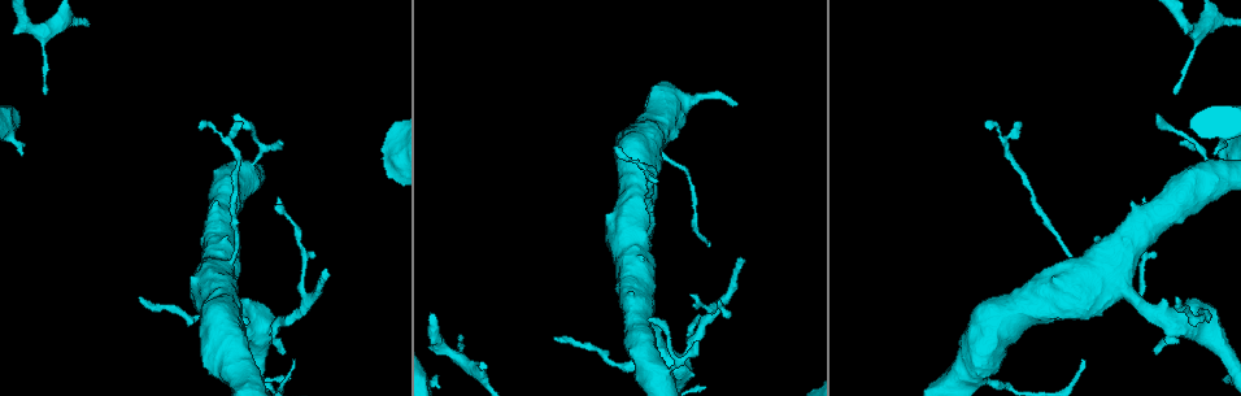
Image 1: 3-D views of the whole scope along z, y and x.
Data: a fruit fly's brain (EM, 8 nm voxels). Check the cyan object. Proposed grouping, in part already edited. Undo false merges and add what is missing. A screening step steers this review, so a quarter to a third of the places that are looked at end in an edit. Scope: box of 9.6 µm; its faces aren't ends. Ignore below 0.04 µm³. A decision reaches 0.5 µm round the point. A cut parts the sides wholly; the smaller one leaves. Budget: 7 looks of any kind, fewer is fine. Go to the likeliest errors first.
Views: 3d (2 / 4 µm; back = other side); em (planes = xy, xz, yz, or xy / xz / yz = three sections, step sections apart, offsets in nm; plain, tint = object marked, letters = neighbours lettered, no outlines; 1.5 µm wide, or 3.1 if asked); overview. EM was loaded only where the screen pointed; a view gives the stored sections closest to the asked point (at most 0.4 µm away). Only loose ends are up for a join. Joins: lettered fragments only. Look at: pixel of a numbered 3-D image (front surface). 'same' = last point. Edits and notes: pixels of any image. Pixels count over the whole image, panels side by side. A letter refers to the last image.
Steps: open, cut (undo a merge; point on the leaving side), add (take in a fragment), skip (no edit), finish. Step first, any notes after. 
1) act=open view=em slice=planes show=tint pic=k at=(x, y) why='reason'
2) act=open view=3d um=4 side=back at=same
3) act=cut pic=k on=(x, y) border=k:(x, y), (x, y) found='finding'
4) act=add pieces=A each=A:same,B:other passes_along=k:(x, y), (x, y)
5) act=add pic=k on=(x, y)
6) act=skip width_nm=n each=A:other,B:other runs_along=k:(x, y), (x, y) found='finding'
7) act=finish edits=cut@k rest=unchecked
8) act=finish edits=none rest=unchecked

act=open view=em slice=planes show=letters pic=1 at=(697, 319) why='an open end'

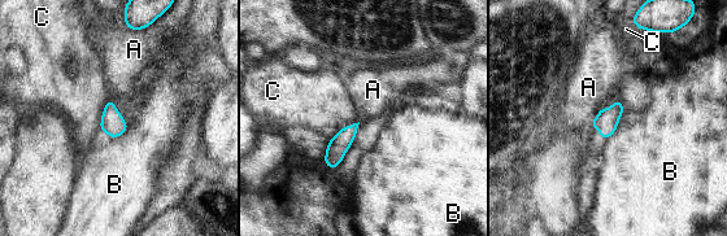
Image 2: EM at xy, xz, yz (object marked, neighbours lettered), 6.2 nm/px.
act=skip width_nm=150 each=A:other,B:other,C:other border=2:(625, 109), (617, 129), (605, 140) found='none of them fits'

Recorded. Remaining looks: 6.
act=open view=em slice=yz step=4 show=tint pic=1 at=(327, 270) why='an open end'

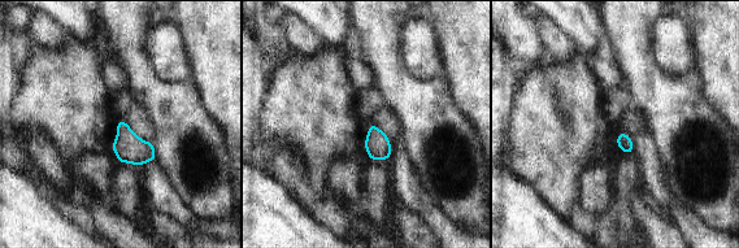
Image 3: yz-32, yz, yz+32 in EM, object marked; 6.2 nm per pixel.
act=open view=em slice=yz step=4 show=letters at=same why='see the neighbours'

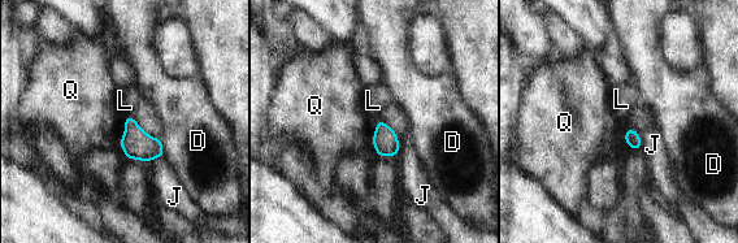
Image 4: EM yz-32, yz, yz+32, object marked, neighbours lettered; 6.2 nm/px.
act=skip each=D:other,J:other,L:other,Q:other border=4:(130, 115), (120, 140), (126, 157) found='no lettered fragment goes on from it'

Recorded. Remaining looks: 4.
act=open view=em slice=yz step=4 show=letters pic=1 at=(556, 337) why='an open end'

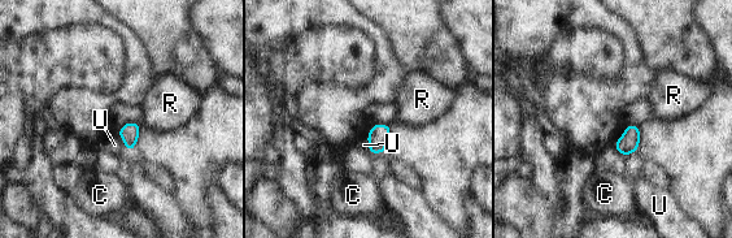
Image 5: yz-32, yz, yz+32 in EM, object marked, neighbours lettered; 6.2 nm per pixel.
act=open view=em slice=planes show=letters at=same

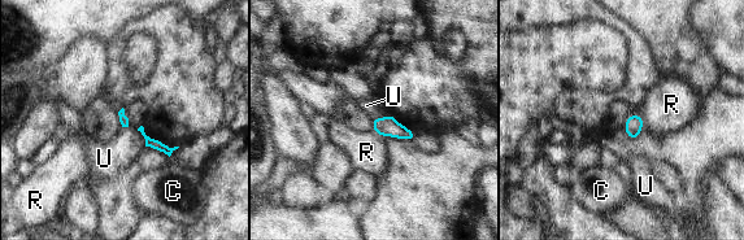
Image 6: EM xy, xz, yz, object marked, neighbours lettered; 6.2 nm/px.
act=skip each=C:other,R:other,U:other found='no lettered fragment goes on from it'

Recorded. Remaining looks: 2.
act=finish edits=none rest=unchecked

